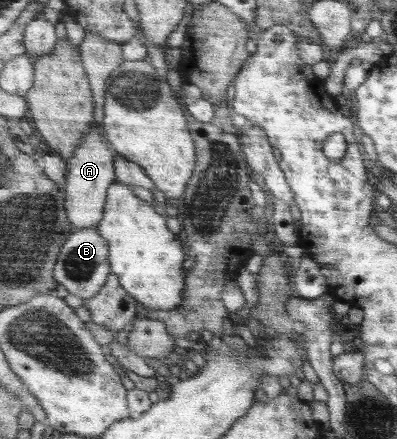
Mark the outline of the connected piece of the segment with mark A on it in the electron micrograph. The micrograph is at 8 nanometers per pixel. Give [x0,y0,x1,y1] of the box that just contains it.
[64,120,114,228]

